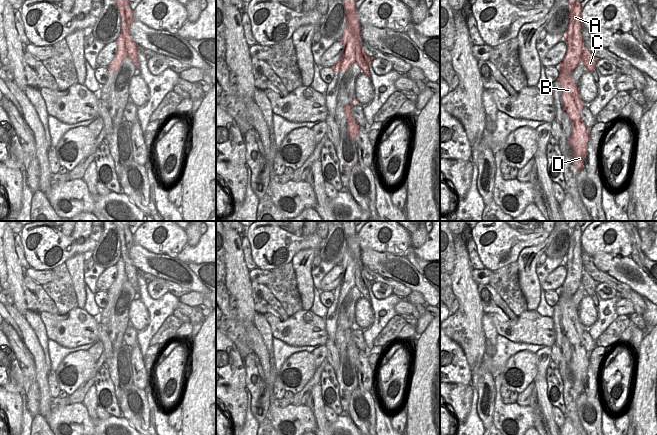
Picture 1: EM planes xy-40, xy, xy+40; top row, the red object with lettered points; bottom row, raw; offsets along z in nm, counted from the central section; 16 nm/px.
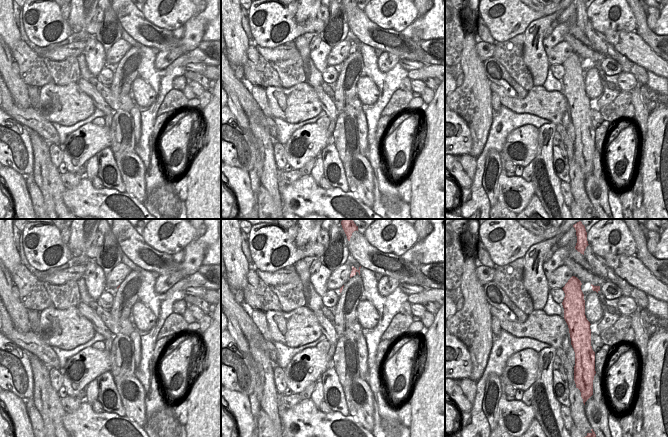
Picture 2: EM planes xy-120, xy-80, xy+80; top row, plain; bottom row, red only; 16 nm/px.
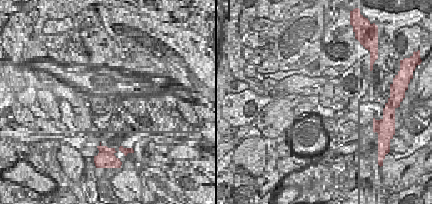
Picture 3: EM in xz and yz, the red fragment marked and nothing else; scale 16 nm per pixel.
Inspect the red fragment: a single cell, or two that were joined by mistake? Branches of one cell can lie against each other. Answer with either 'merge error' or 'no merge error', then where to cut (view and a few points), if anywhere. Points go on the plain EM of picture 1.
merge error; cut xy+40 (561, 286), (564, 294), (570, 297)

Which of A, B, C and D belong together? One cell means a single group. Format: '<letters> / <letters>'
A C / B D

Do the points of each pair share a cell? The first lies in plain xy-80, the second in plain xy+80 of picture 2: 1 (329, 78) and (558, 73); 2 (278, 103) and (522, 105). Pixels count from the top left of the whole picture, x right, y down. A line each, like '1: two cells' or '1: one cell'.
1: one cell
2: one cell

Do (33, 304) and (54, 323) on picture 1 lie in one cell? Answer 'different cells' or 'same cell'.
different cells

